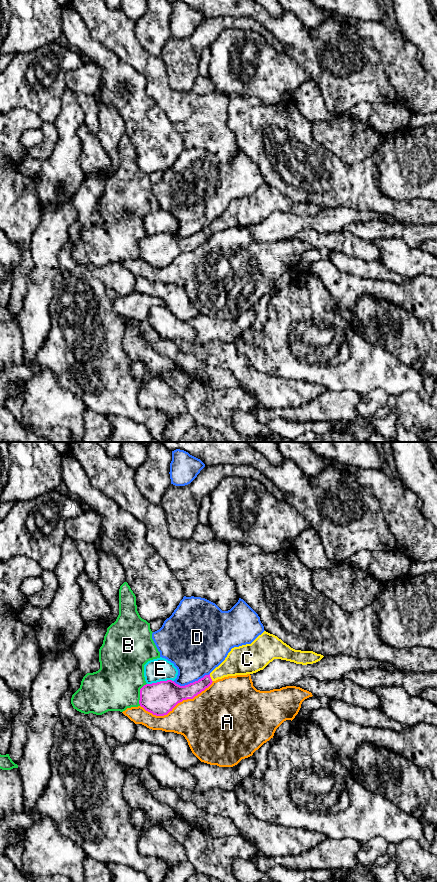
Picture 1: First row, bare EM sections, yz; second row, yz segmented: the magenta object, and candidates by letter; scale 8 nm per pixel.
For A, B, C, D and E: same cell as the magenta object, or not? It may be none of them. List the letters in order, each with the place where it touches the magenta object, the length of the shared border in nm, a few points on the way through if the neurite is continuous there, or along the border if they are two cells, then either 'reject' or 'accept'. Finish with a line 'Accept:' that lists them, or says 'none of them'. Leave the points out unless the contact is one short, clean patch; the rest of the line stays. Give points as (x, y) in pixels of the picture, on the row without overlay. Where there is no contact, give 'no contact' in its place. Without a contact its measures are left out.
A: yz (176, 256) | 650 nm | reject
B: yz (140, 246) | 190 nm | reject
C: yz (210, 230) | 70 nm | across yz (189, 243), (210, 230), (236, 215) | accept
D: yz (191, 235) | 300 nm | reject
E: yz (160, 233) | 220 nm | reject
Accept: C

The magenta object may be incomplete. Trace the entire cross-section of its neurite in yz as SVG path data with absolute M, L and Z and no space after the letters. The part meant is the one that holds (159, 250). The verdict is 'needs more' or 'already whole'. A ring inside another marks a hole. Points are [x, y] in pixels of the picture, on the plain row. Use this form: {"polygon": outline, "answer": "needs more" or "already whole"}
{"polygon": "M264 183L251 196L232 200L218 219L198 233L185 238L172 232L144 237L140 241L139 256L153 267L164 268L178 255L193 251L218 231L256 225L274 211L307 217L316 215L323 209L313 203L295 202L277 188Z", "answer": "needs more"}

